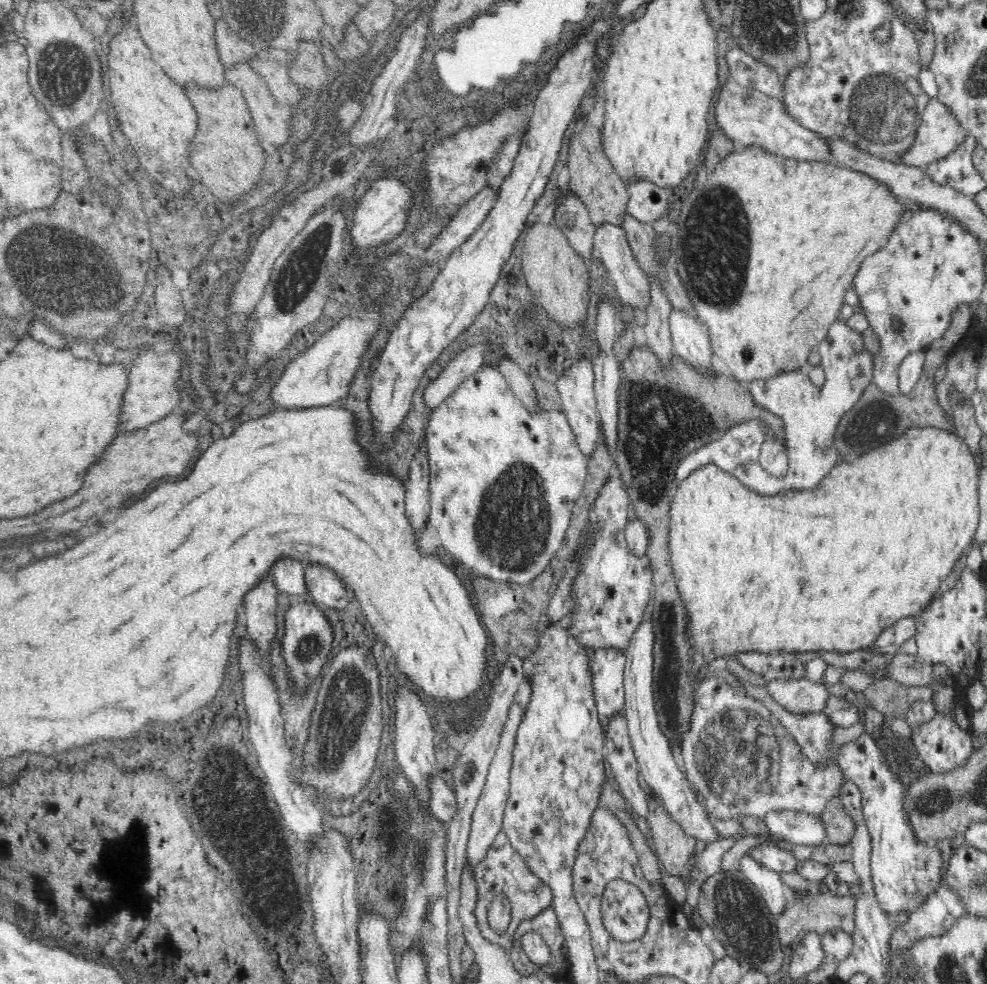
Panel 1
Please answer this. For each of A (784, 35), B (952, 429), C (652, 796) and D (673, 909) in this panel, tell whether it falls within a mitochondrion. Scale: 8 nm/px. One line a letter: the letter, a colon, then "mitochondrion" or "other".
A: mitochondrion
B: other
C: other
D: other

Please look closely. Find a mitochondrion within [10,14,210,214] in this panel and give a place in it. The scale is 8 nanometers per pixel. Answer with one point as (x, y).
(59, 70)

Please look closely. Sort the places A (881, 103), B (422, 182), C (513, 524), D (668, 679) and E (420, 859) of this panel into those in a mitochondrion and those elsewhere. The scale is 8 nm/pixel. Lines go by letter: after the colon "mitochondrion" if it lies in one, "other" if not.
A: mitochondrion
B: other
C: mitochondrion
D: mitochondrion
E: mitochondrion

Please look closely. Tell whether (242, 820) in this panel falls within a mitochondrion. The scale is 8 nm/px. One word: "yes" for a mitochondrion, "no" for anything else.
yes

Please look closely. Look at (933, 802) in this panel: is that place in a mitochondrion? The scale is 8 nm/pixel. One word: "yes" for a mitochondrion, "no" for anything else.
yes

